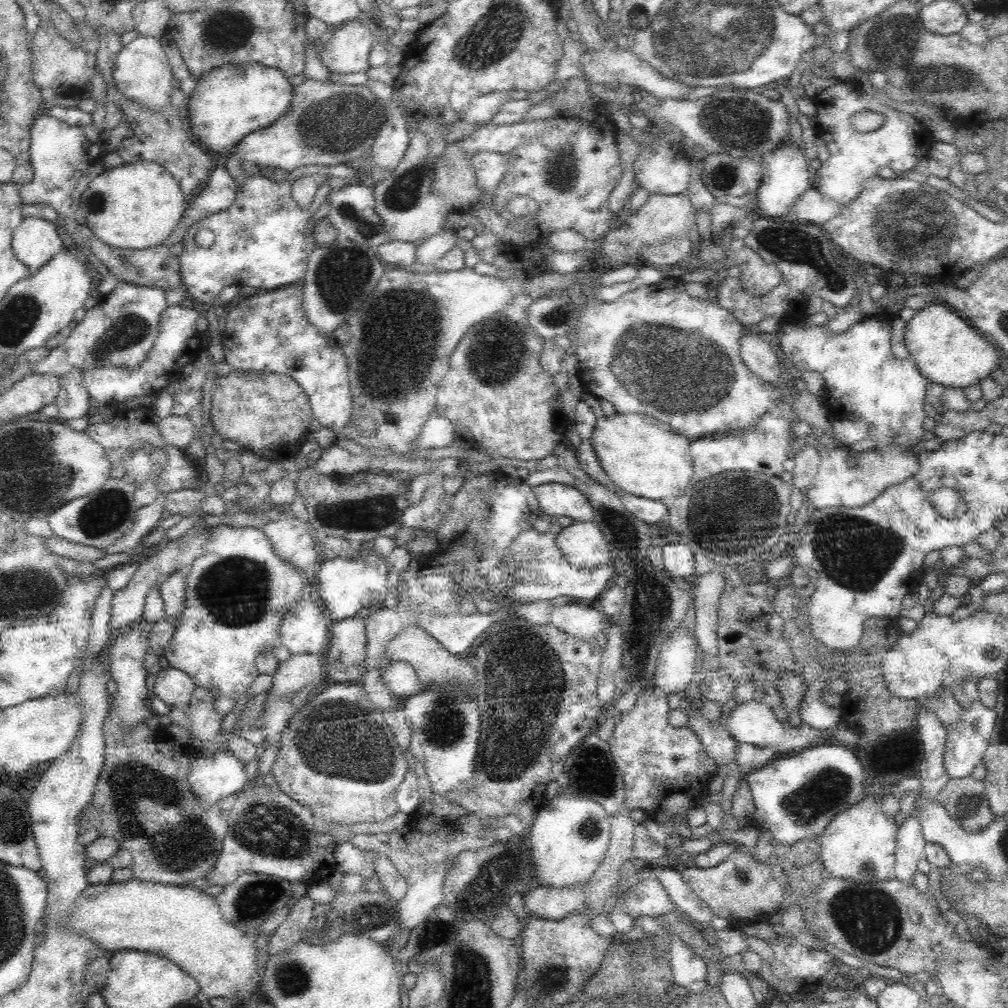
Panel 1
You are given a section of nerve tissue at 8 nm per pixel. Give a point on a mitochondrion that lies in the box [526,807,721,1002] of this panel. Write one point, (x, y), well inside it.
(589, 829)

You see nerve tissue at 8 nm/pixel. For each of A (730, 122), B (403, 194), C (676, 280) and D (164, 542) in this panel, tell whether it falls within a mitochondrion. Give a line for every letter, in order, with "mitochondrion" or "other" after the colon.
A: mitochondrion
B: mitochondrion
C: other
D: other

